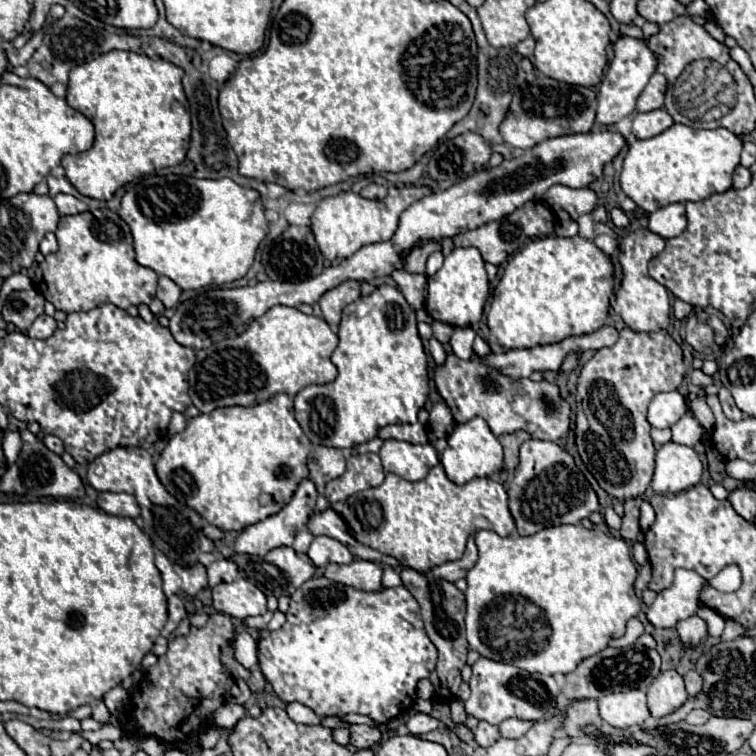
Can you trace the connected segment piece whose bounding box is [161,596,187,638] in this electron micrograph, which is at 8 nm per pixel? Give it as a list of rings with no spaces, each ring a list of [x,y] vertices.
[[[171,596],[167,602],[169,602],[169,620],[167,620],[167,624],[165,624],[163,632],[161,632],[161,636],[165,636],[165,638],[171,636],[171,632],[179,626],[179,622],[187,616],[183,600],[179,596]]]

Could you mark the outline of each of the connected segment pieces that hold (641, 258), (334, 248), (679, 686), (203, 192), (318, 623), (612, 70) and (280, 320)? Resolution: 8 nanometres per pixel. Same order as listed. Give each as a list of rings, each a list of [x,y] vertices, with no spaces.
[[[639,228],[629,232],[623,240],[621,240],[621,252],[619,252],[619,264],[623,270],[623,278],[621,278],[621,286],[615,294],[615,306],[613,310],[623,318],[623,322],[635,330],[635,332],[651,332],[651,330],[663,330],[669,324],[669,296],[667,296],[667,288],[661,286],[657,280],[653,280],[647,274],[647,264],[653,256],[657,256],[663,248],[665,248],[665,240],[647,230],[647,228]]]
[[[405,186],[405,188],[389,188],[389,192],[383,200],[367,200],[351,190],[341,192],[337,196],[323,198],[311,216],[311,230],[313,230],[315,242],[321,250],[321,254],[327,260],[349,258],[365,244],[389,240],[393,236],[393,232],[397,230],[399,214],[407,206],[411,206],[411,202],[423,198],[429,192],[431,192],[429,188],[417,188],[417,186],[407,188]]]
[[[675,670],[661,672],[659,678],[647,690],[647,706],[653,718],[663,718],[675,712],[687,700],[687,690],[683,686],[681,674]]]
[[[153,172],[135,180],[121,198],[119,216],[129,224],[135,244],[135,260],[161,276],[171,278],[182,290],[222,287],[247,274],[259,242],[267,234],[261,196],[253,188],[243,188],[231,178],[199,180],[177,174]]]
[[[311,578],[301,588],[297,588],[293,592],[291,604],[289,604],[289,610],[287,610],[287,622],[281,626],[281,630],[277,630],[277,632],[271,634],[271,642],[267,642],[267,646],[265,646],[265,656],[259,656],[261,672],[265,674],[267,682],[273,686],[275,694],[285,704],[289,704],[289,702],[301,702],[301,704],[305,704],[307,708],[311,708],[321,718],[323,716],[345,716],[349,712],[355,712],[355,714],[369,716],[377,724],[389,722],[391,718],[399,716],[401,712],[409,710],[415,704],[415,700],[417,700],[415,686],[417,686],[417,682],[421,678],[427,678],[435,670],[435,662],[437,662],[437,648],[433,646],[433,642],[427,636],[427,632],[423,628],[421,614],[419,614],[419,604],[409,594],[407,588],[399,586],[397,590],[395,588],[383,588],[383,590],[377,590],[377,592],[363,592],[363,590],[355,590],[355,588],[349,588],[349,586],[343,586],[343,584],[335,584],[335,582],[327,580],[327,578],[317,578],[317,580]]]
[[[619,36],[613,42],[613,52],[615,52],[615,56],[603,76],[603,82],[601,82],[599,94],[597,94],[597,116],[595,116],[597,124],[613,124],[613,122],[625,118],[627,114],[631,114],[635,110],[637,96],[643,92],[645,84],[649,82],[649,78],[657,66],[657,56],[647,48],[647,44],[643,40],[637,40],[637,38]]]
[[[273,306],[273,308],[271,308],[269,312],[265,312],[263,316],[251,320],[249,326],[247,326],[247,330],[241,332],[239,336],[235,336],[235,338],[225,338],[225,340],[221,340],[221,342],[211,344],[209,348],[197,350],[197,362],[195,362],[195,366],[193,366],[191,374],[189,374],[189,396],[191,396],[191,400],[193,400],[193,406],[197,406],[199,412],[211,412],[211,410],[223,408],[223,406],[253,406],[253,404],[257,404],[257,402],[269,400],[273,394],[279,394],[279,392],[283,392],[283,394],[287,394],[287,396],[295,396],[299,390],[303,390],[303,388],[309,386],[309,384],[327,384],[327,382],[333,382],[335,376],[337,376],[337,368],[335,368],[335,364],[331,362],[331,352],[337,348],[337,342],[339,342],[337,334],[329,328],[329,324],[327,324],[323,318],[303,314],[303,312],[299,312],[297,308],[289,308],[289,306]]]

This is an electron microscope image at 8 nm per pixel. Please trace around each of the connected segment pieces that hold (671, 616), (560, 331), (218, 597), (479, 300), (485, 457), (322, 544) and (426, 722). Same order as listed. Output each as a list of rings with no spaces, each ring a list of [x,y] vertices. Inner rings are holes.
[[[677,570],[671,588],[657,594],[655,602],[647,608],[645,616],[655,628],[675,628],[679,620],[685,620],[697,612],[697,598],[707,582],[691,570]]]
[[[547,236],[533,240],[507,262],[501,280],[493,290],[493,300],[487,314],[489,336],[495,338],[501,348],[511,350],[511,348],[535,348],[543,344],[557,344],[569,336],[591,334],[605,324],[605,318],[609,314],[611,290],[613,290],[613,264],[593,242],[581,236],[573,238]]]
[[[237,578],[231,584],[221,582],[213,588],[213,608],[221,614],[243,620],[247,616],[265,614],[267,598],[255,584]]]
[[[473,246],[469,248],[455,248],[449,256],[445,256],[445,262],[441,270],[435,272],[435,276],[427,282],[427,300],[425,310],[433,320],[445,322],[449,326],[473,326],[481,320],[485,300],[489,296],[489,282],[487,272],[483,266],[483,258],[479,250]]]
[[[473,418],[469,422],[457,424],[447,442],[447,448],[441,454],[441,464],[449,480],[453,480],[455,484],[465,484],[479,476],[491,476],[503,466],[503,448],[483,418]]]
[[[315,536],[307,556],[313,560],[313,564],[319,570],[323,570],[331,562],[335,562],[335,564],[351,564],[353,562],[353,556],[347,550],[347,546],[343,546],[341,542],[333,540],[329,536]]]
[[[415,714],[415,716],[411,716],[407,720],[407,728],[415,736],[423,736],[423,734],[435,730],[437,726],[439,726],[439,720],[433,718],[433,716],[429,716],[429,714]]]

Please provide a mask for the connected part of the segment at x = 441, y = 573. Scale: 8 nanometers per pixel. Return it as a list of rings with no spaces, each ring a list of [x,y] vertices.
[[[471,536],[465,554],[463,554],[459,560],[445,562],[445,564],[441,564],[441,566],[433,566],[431,570],[427,570],[427,572],[423,572],[423,574],[425,574],[425,576],[443,578],[443,580],[447,580],[447,582],[455,582],[455,580],[459,580],[459,578],[465,578],[467,570],[475,564],[475,560],[477,560],[477,548],[475,548],[475,540],[473,540],[473,536]]]

